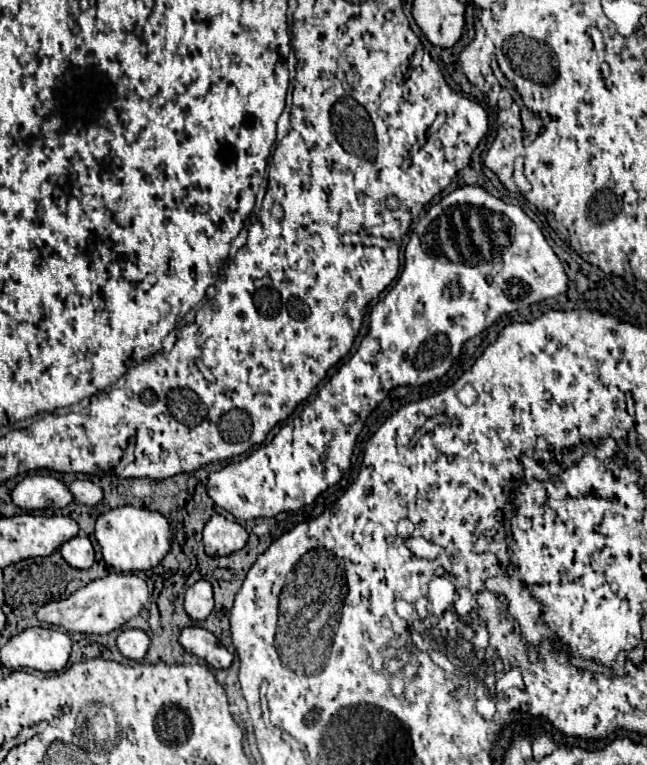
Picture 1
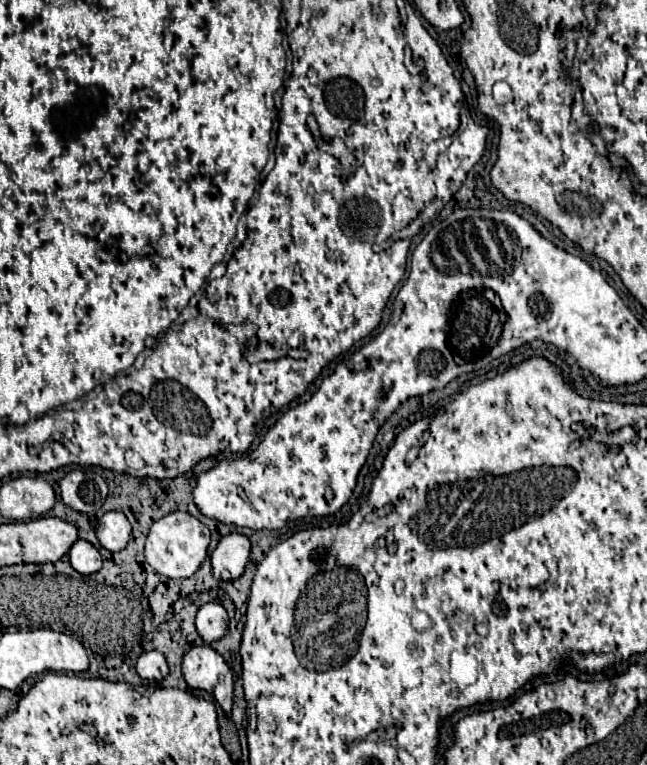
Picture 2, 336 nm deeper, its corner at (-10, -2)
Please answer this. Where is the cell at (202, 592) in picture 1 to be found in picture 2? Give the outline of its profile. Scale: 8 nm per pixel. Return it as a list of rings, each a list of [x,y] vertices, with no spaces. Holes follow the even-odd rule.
[[[204,603],[196,615],[196,629],[206,643],[220,639],[228,629],[228,615],[220,603]]]

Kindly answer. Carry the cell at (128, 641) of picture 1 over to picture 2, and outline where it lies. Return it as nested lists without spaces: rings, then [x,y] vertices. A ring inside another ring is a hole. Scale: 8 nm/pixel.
[[[146,651],[138,657],[136,671],[146,681],[162,681],[168,675],[168,665],[160,651]]]

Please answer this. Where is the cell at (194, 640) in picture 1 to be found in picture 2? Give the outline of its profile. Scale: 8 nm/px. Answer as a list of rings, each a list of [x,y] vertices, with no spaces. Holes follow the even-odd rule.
[[[198,645],[184,653],[182,675],[192,689],[204,689],[216,697],[220,707],[230,715],[234,697],[234,677],[224,657],[210,645]]]

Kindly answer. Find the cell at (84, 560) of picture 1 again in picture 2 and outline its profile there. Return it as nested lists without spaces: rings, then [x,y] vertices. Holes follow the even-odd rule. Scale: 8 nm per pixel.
[[[78,539],[72,545],[68,555],[70,555],[70,565],[82,575],[92,575],[102,569],[102,555],[98,553],[98,549],[92,543],[88,543],[84,539]]]

